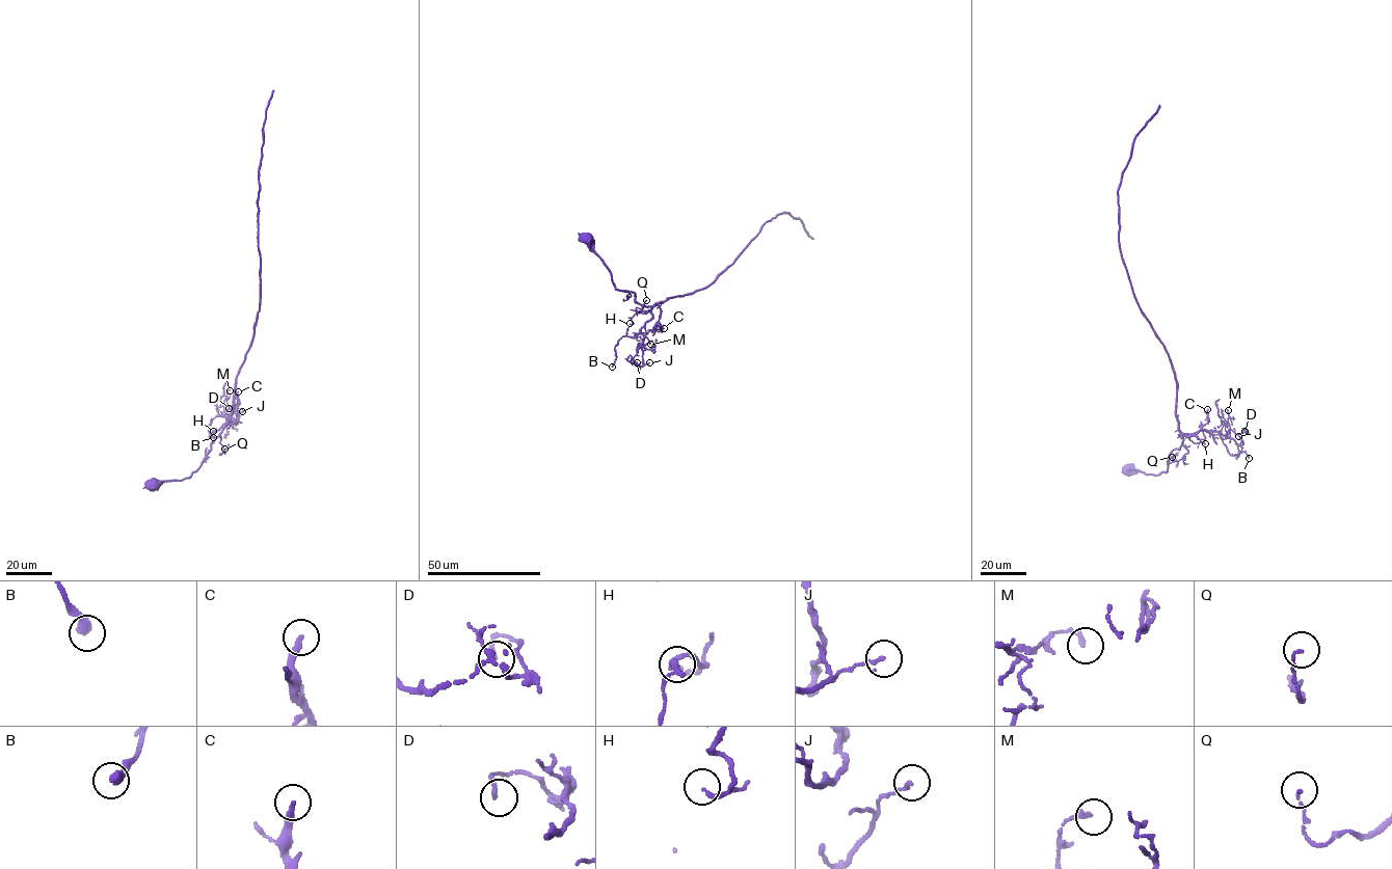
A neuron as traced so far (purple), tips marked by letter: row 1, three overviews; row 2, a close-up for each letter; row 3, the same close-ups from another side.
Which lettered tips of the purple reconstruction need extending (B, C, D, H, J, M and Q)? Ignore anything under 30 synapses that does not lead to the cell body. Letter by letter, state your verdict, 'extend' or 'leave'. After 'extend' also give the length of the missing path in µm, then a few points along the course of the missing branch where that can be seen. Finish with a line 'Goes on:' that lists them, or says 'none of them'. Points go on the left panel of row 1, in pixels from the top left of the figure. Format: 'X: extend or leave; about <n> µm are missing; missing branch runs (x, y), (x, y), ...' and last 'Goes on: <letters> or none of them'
B: leave
C: leave
D: leave
H: leave
J: leave
M: leave
Q: leave
Goes on: none of them

